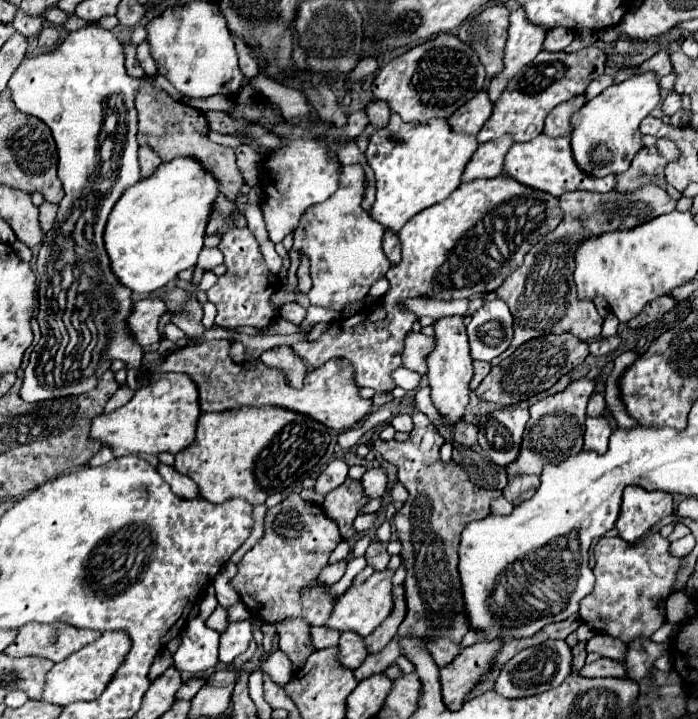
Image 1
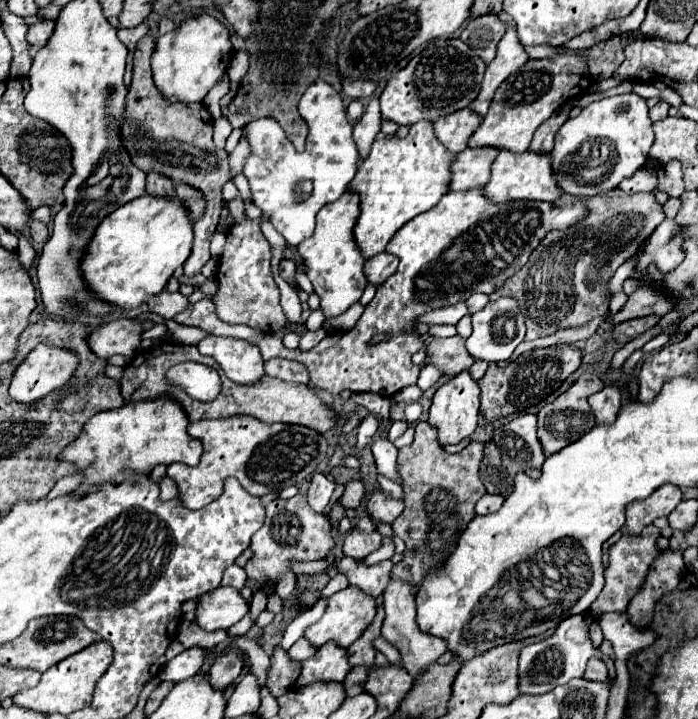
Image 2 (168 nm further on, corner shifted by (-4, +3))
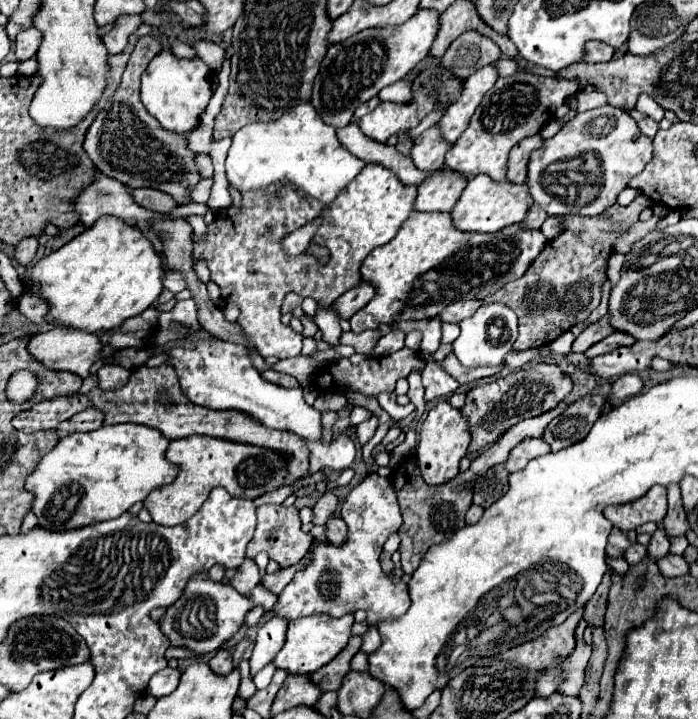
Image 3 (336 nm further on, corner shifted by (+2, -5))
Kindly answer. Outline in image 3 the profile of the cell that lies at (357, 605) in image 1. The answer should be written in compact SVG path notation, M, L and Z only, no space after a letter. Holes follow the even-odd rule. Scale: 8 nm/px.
M310 615L310 617L296 619L296 621L292 621L288 625L286 643L280 649L280 653L272 659L272 663L276 665L276 669L284 669L284 671L288 671L292 675L314 673L316 669L320 669L328 661L332 661L346 647L348 639L350 639L352 623L354 623L352 615L344 615L340 619L326 617L326 615Z

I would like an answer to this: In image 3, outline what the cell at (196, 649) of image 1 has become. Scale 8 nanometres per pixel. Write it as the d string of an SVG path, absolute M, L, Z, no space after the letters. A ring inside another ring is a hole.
M166 667L160 673L152 675L152 679L148 683L148 693L152 697L156 697L156 699L158 697L164 697L164 695L170 695L176 689L178 681L180 681L180 669Z

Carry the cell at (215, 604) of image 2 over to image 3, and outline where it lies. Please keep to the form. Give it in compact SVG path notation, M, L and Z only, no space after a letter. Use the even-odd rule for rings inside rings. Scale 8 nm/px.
M198 573L184 587L180 601L166 607L166 613L162 615L158 625L160 631L168 637L172 647L186 647L194 655L202 657L218 651L222 643L232 639L232 635L244 625L244 619L250 609L254 609L256 605L270 609L274 603L276 603L276 595L272 595L260 585L254 587L250 595L240 595L232 585L216 583L208 577L208 573Z

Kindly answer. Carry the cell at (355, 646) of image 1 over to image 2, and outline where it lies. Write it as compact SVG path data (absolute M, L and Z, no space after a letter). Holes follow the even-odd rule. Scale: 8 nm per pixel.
M328 641L316 651L314 657L302 661L302 673L296 685L308 685L312 681L344 681L346 673L352 669L348 657L348 649Z

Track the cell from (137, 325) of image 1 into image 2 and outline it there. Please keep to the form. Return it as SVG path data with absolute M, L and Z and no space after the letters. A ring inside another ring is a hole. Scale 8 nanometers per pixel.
M120 317L110 321L102 329L90 333L88 343L90 349L102 359L108 359L116 353L132 359L140 351L142 333L144 321L138 321L134 317Z

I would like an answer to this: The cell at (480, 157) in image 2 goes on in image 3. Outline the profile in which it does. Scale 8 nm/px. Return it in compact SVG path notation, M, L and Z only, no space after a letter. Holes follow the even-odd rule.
M436 171L430 175L432 177L418 187L414 211L448 213L466 187L466 179L456 171Z

